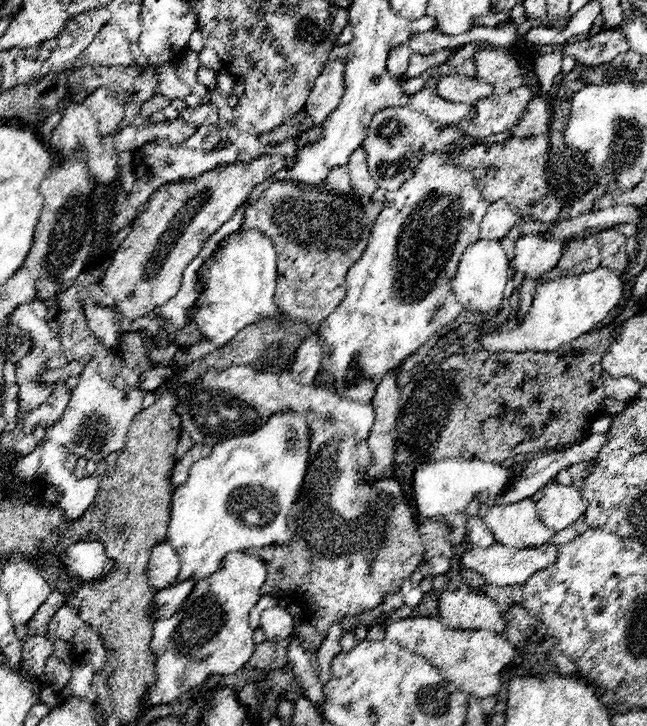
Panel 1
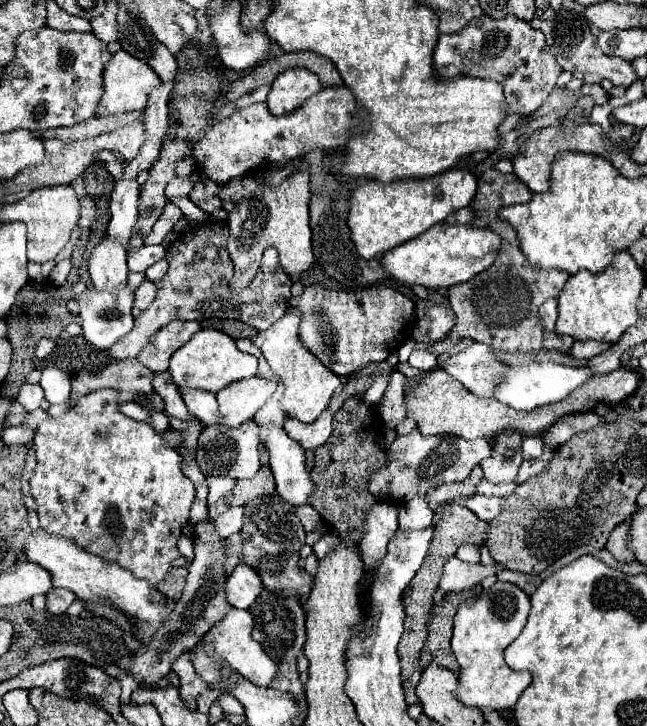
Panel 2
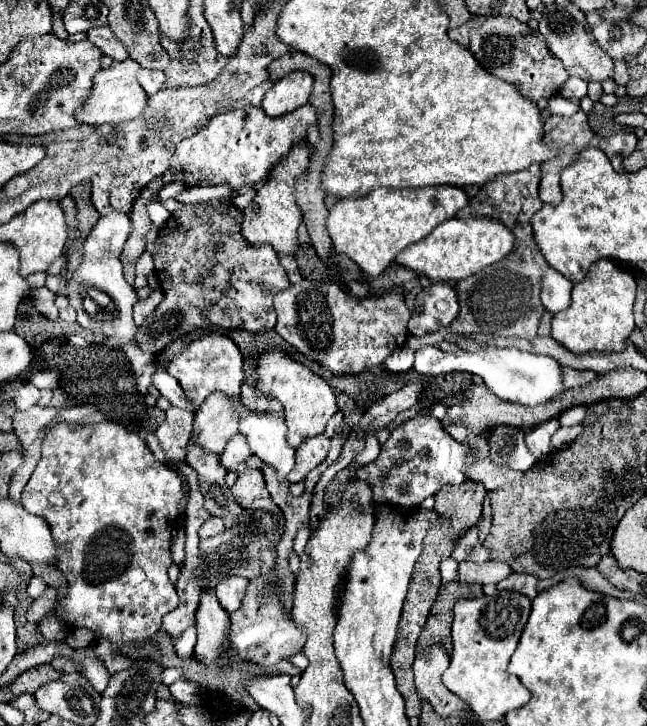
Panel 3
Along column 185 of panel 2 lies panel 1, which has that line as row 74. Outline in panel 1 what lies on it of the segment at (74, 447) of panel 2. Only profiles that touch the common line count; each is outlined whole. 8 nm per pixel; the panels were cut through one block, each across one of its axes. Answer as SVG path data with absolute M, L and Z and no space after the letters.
M486 46L486 48L478 48L474 52L474 66L476 66L476 78L492 84L494 94L488 98L480 98L474 108L476 108L476 118L464 118L460 122L450 124L450 128L458 128L462 130L466 136L476 138L474 146L478 146L486 136L490 134L500 134L500 132L508 132L512 126L518 124L522 112L526 110L526 106L530 104L532 96L540 90L540 82L530 84L526 82L526 74L524 74L524 66L516 62L516 56L500 50L496 46Z

